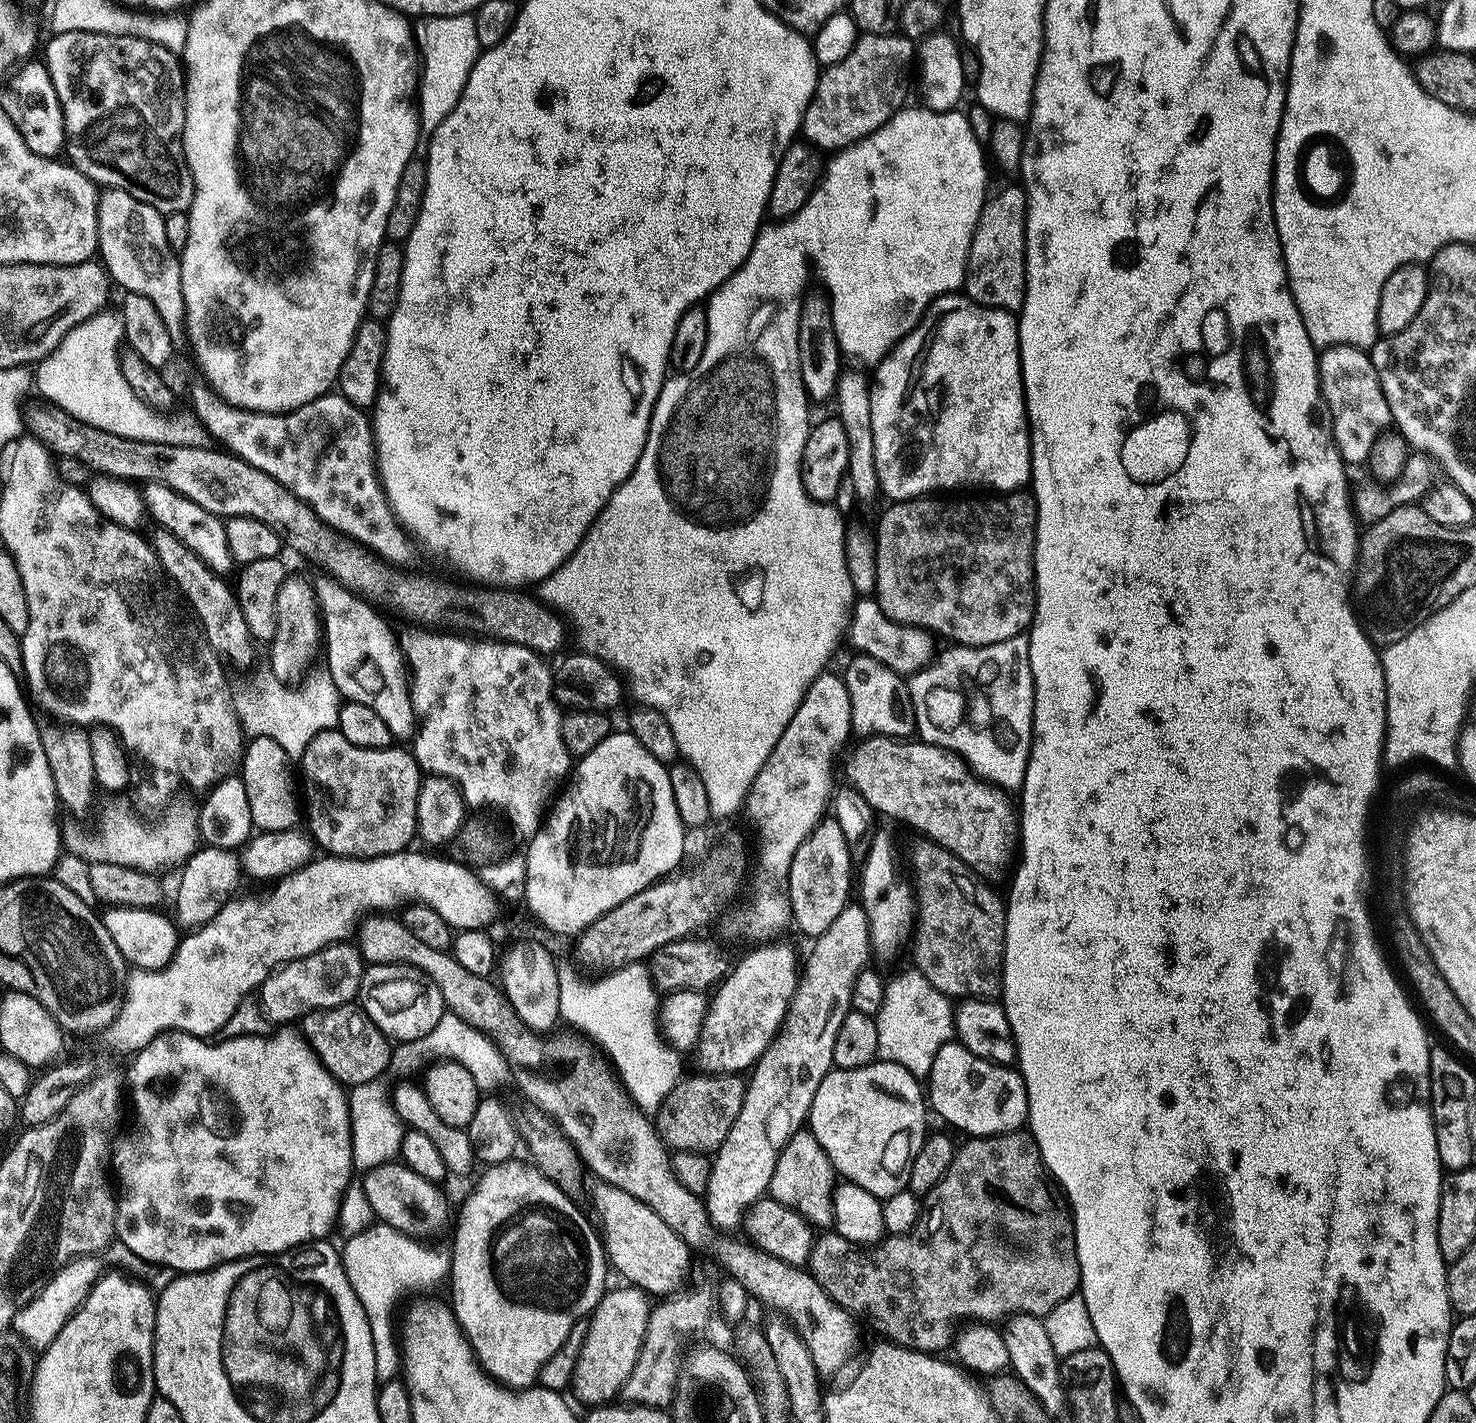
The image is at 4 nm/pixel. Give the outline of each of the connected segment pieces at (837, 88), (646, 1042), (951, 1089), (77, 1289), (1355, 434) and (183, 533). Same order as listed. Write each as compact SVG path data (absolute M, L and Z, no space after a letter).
M887 32L857 35L854 50L850 50L842 62L827 65L819 73L816 92L804 115L803 139L821 149L839 150L878 131L894 113L905 107L911 72L913 75L914 44L909 37Z
M643 963L628 964L596 978L593 984L575 980L567 974L560 977L560 1014L563 1023L573 1024L573 1029L585 1034L606 1053L614 1065L624 1088L639 1108L656 1110L678 1083L681 1075L676 1062L677 1053L662 1039L654 1015L658 1010L658 992L652 982L649 969Z
M949 1042L934 1054L934 1066L930 1066L926 1077L926 1100L948 1124L953 1124L960 1132L968 1132L969 1137L996 1136L1000 1132L1015 1132L1025 1127L1028 1119L1028 1095L1024 1077L1015 1067L995 1064L992 1060L978 1058L970 1054L959 1042Z
M99 1255L79 1256L77 1260L64 1264L62 1270L58 1270L52 1275L52 1281L30 1303L22 1306L22 1310L18 1310L18 1314L14 1314L11 1331L27 1347L29 1344L30 1347L36 1348L35 1350L48 1348L50 1342L54 1342L54 1338L58 1338L62 1326L66 1326L68 1319L84 1305L93 1286L105 1275L106 1267L104 1268L100 1259Z
M1334 344L1331 348L1319 353L1320 394L1324 398L1327 415L1330 417L1330 431L1336 441L1336 449L1344 459L1345 465L1363 465L1370 454L1370 446L1374 446L1374 438L1378 438L1392 424L1390 406L1382 394L1382 386L1378 382L1378 374L1372 365L1372 357L1365 349L1355 348L1349 344Z
M145 483L142 488L142 497L147 515L151 519L153 516L161 529L169 531L180 539L210 571L216 572L221 577L229 575L228 571L234 568L234 561L230 554L230 546L226 546L226 530L221 517L210 514L210 510L202 510L198 502L190 502L190 498L170 490L170 486Z

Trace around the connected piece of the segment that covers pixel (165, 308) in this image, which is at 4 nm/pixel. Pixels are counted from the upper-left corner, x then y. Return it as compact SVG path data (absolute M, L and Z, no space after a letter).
M105 187L96 201L96 242L102 267L113 285L121 284L125 293L142 294L158 306L166 326L175 329L184 322L182 274L177 252L166 242L164 216L154 206L138 202L126 190Z

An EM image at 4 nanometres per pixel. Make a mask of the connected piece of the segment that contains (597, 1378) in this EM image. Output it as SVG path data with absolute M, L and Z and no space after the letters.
M635 1286L623 1287L609 1287L586 1320L584 1341L570 1388L587 1406L604 1406L619 1397L620 1387L630 1376L630 1370L634 1370L634 1362L642 1350L650 1311L649 1297Z

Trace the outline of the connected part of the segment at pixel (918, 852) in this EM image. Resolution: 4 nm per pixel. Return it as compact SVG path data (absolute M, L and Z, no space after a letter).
M916 838L908 852L908 864L912 867L911 887L916 898L914 931L910 937L915 971L921 972L934 986L949 998L991 1000L1001 995L1004 986L1004 918L1006 904L996 897L985 881L967 868L950 850L927 838Z

